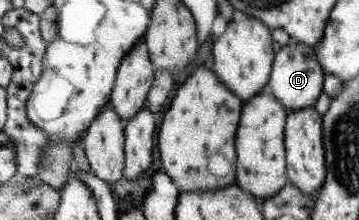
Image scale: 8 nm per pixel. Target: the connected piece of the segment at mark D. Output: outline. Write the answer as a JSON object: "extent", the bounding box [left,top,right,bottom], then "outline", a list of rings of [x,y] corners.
{"extent":[270,40,325,111],"outline":[[[291,40],[277,52],[273,74],[270,77],[270,92],[289,111],[303,109],[315,104],[324,88],[325,70],[319,65],[319,58],[314,47],[306,43]]]}

